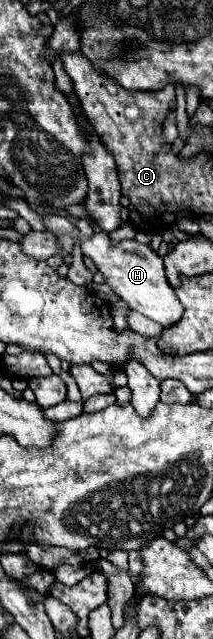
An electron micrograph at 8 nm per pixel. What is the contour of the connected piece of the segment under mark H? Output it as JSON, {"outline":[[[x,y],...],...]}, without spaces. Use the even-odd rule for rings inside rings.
{"outline":[[[42,213],[42,221],[46,225],[46,229],[50,233],[54,233],[56,237],[60,235],[70,235],[74,239],[74,243],[80,247],[84,257],[90,257],[94,261],[94,265],[98,267],[98,271],[104,275],[106,285],[110,285],[110,289],[120,297],[120,301],[124,301],[130,309],[154,319],[160,325],[168,325],[168,323],[176,323],[182,315],[182,305],[174,293],[174,289],[170,287],[166,273],[164,273],[164,263],[162,259],[150,249],[150,245],[142,245],[138,241],[118,241],[112,245],[110,235],[100,231],[94,233],[90,239],[80,239],[80,231],[76,227],[76,223],[60,213]]]}

